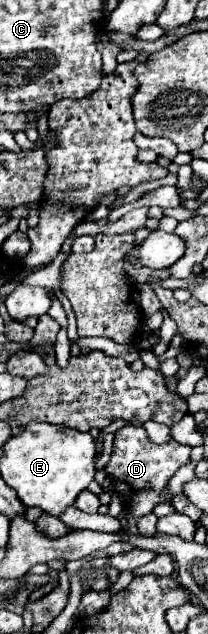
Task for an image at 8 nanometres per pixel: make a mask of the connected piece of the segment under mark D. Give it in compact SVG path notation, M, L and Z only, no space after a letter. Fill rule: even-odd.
M129 424L115 432L113 454L105 466L105 472L111 478L111 490L123 496L125 510L135 520L139 520L143 514L149 514L157 504L171 502L173 494L169 492L167 484L183 464L191 462L189 454L191 454L191 446L183 446L175 440L169 440L165 444L155 444L149 440L143 426Z

